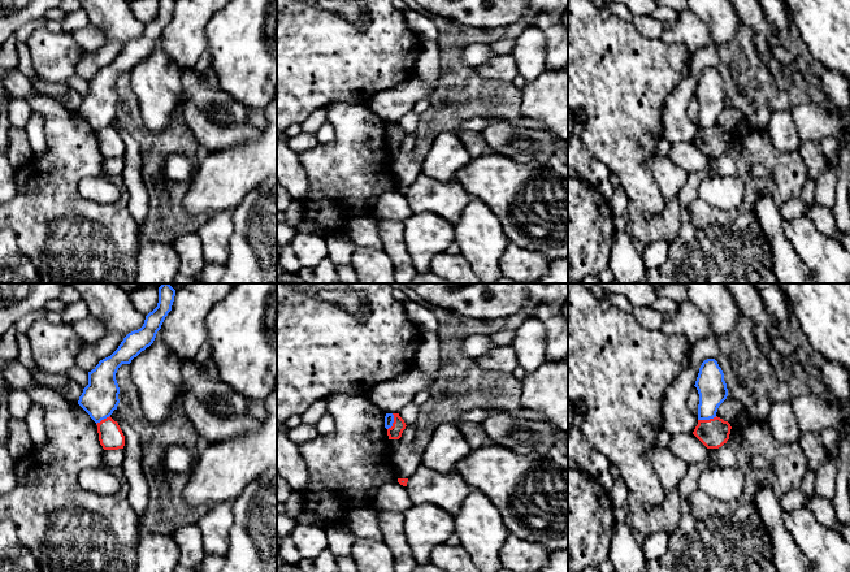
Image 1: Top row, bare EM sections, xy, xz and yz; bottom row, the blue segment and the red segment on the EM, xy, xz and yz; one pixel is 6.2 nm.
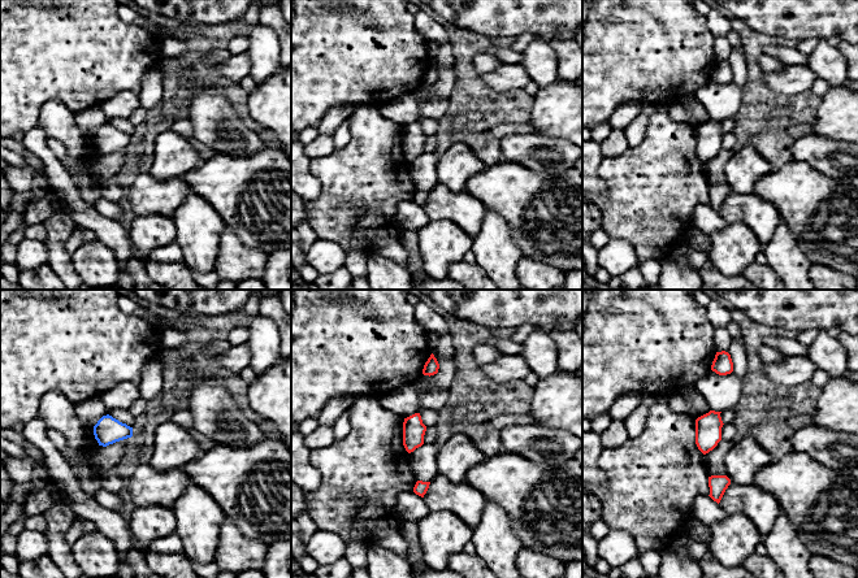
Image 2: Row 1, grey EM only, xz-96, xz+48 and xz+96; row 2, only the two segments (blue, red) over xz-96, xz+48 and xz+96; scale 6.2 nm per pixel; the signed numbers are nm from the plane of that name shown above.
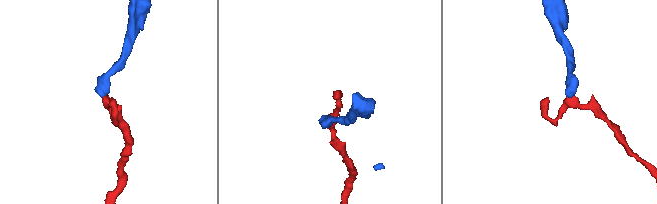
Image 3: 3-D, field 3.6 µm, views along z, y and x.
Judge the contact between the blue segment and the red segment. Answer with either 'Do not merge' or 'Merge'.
Do not merge

